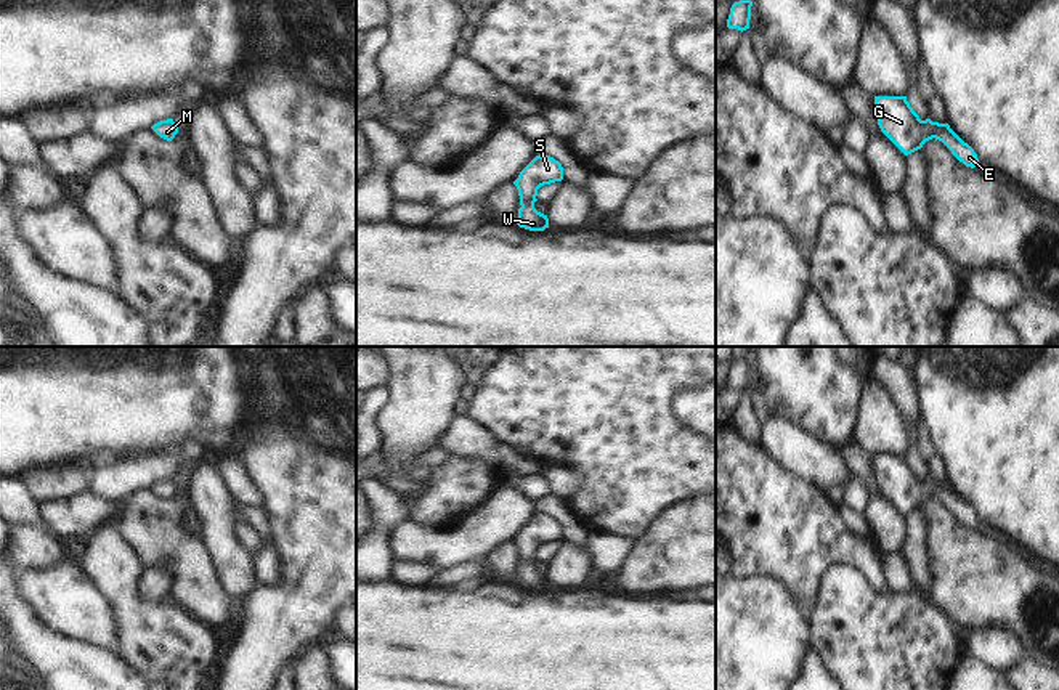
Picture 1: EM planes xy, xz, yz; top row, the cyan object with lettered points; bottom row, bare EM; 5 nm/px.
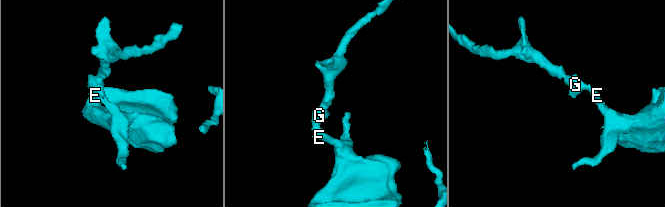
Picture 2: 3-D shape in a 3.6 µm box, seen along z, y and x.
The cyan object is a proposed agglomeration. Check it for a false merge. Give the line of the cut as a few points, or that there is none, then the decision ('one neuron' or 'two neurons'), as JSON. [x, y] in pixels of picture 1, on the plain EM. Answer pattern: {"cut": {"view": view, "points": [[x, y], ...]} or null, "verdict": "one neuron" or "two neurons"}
{"cut": null, "verdict": "one neuron"}

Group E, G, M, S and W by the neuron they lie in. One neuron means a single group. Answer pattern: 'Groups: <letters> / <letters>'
Groups: E G M S W.

